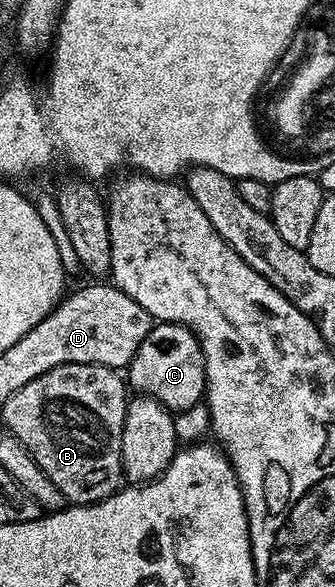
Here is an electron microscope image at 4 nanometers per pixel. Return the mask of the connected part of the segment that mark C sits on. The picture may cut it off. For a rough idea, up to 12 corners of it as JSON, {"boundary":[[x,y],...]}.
{"boundary":[[156,322],[126,368],[137,395],[169,412],[200,404],[196,334]]}

